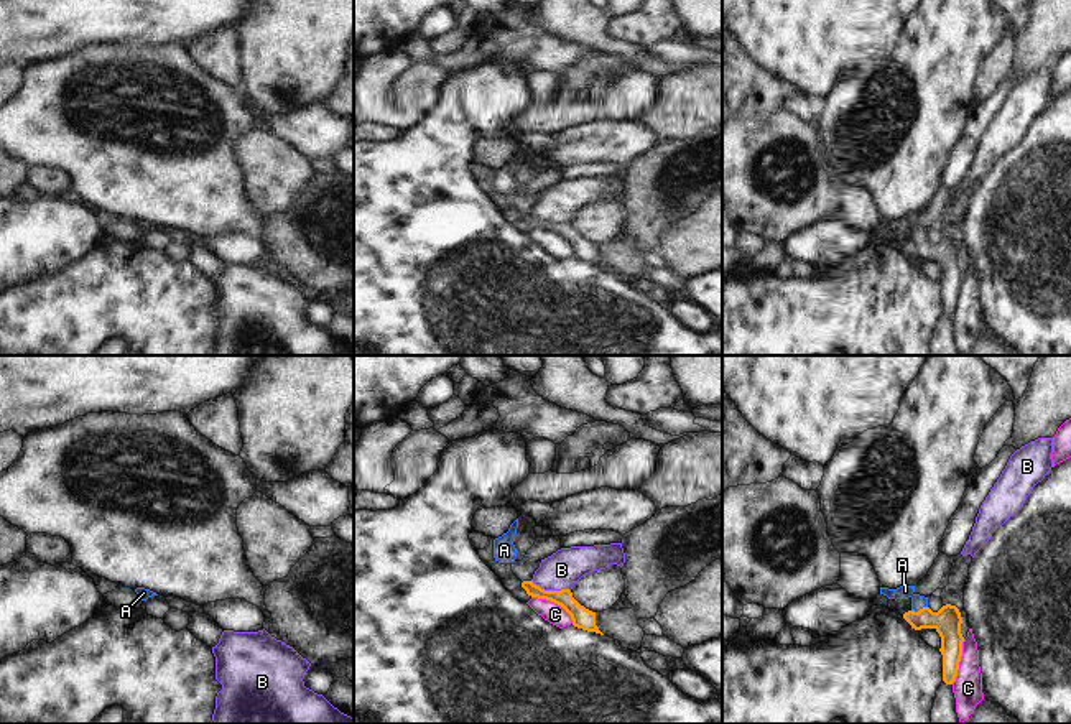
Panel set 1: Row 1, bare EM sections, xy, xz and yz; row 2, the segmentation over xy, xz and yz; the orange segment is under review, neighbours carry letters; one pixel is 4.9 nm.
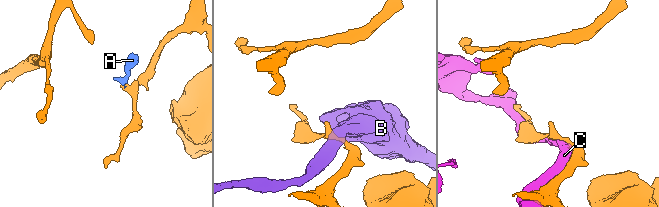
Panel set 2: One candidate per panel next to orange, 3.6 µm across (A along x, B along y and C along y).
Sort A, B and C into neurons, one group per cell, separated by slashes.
A / B / C

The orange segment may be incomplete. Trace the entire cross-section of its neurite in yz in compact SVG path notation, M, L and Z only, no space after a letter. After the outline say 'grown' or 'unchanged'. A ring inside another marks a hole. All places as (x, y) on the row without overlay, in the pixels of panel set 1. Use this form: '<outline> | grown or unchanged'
M903 216L897 220L880 219L880 225L888 230L911 230L911 240L903 245L903 250L915 262L934 260L941 268L943 286L943 313L953 316L957 308L959 293L962 288L961 265L962 248L956 237L946 235L938 244L928 239L928 229L915 224L915 217Z | grown

